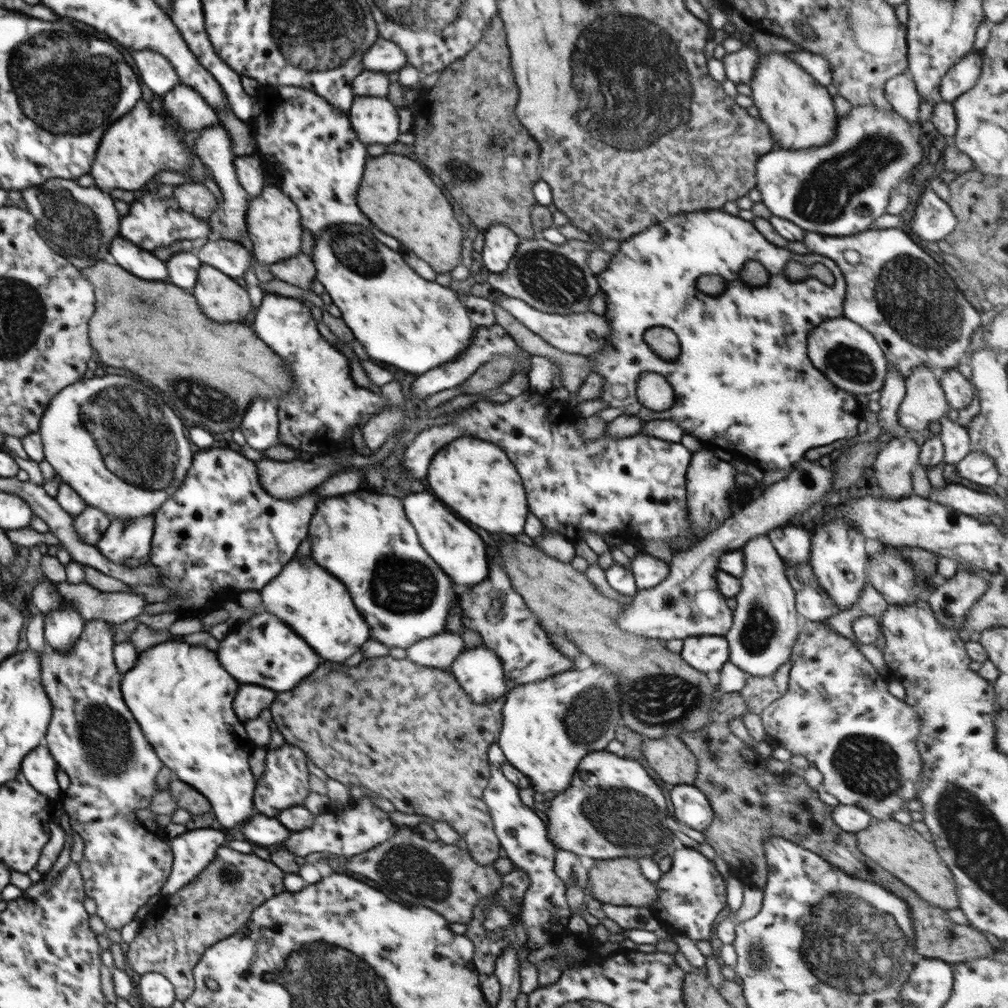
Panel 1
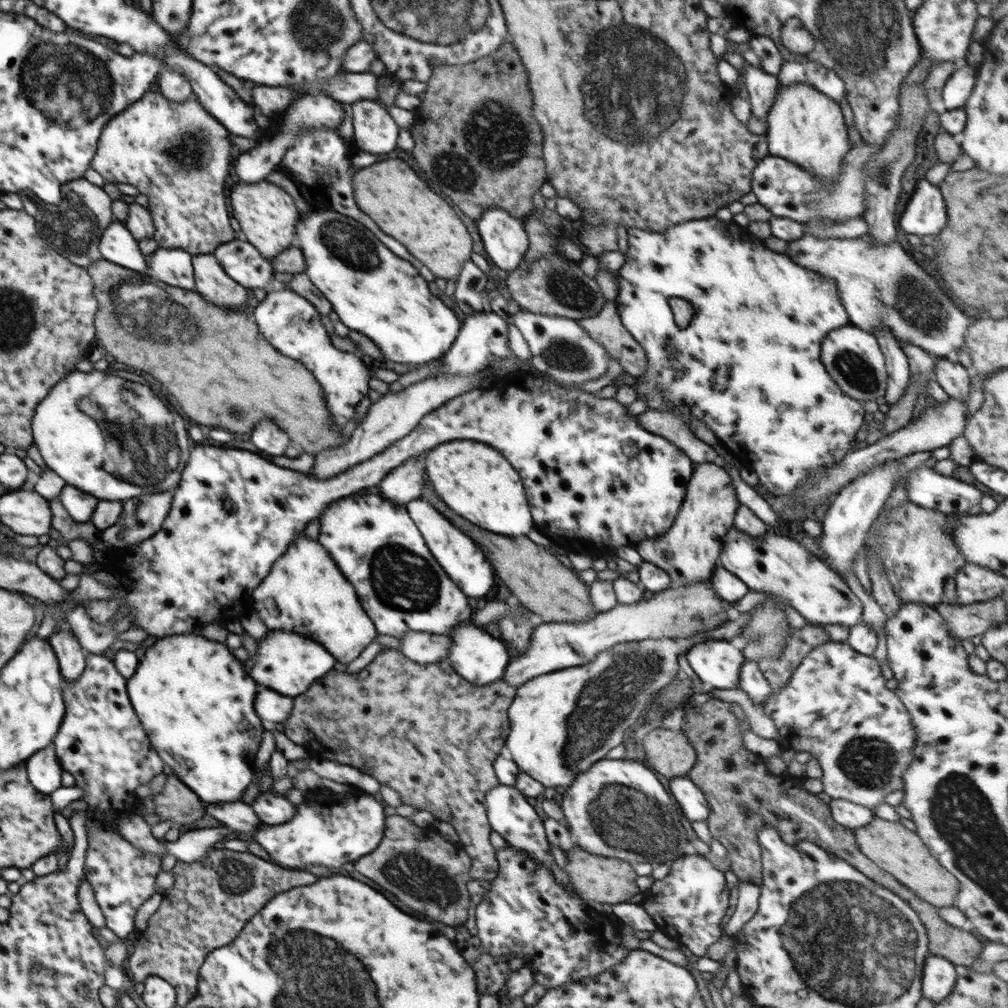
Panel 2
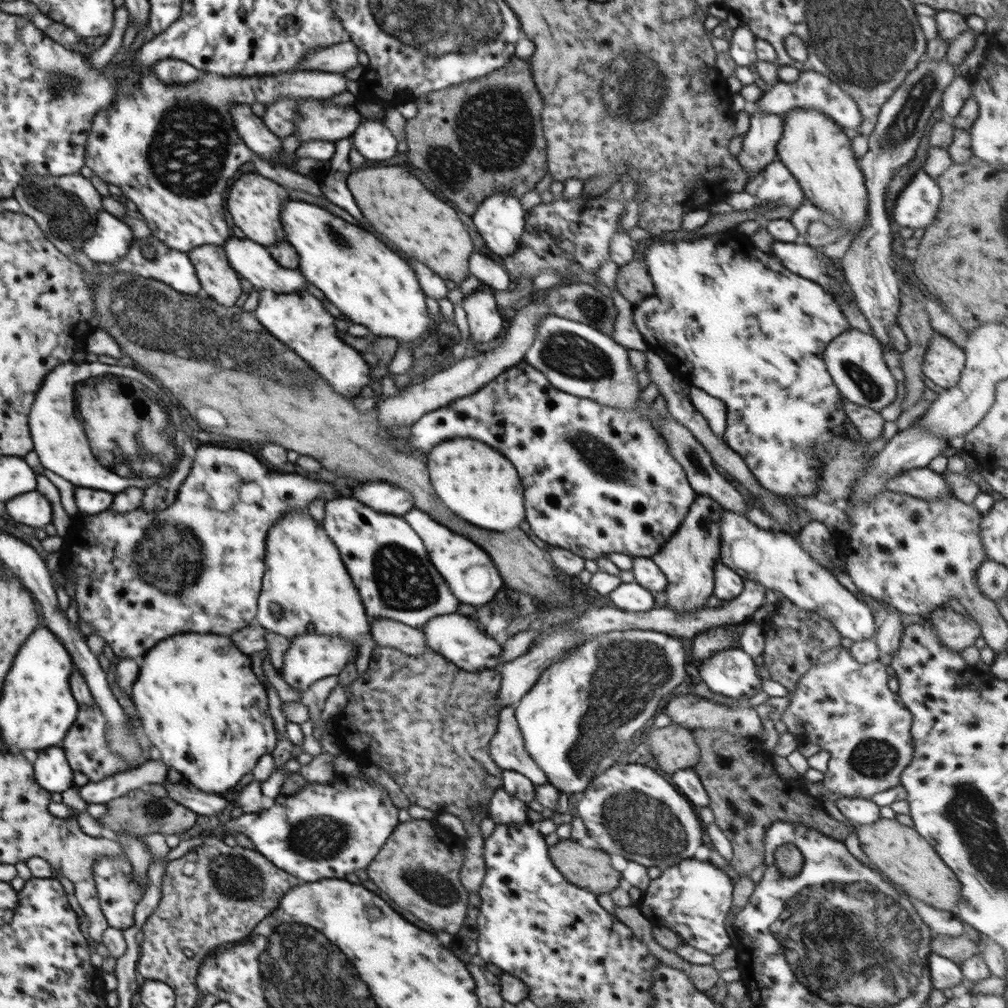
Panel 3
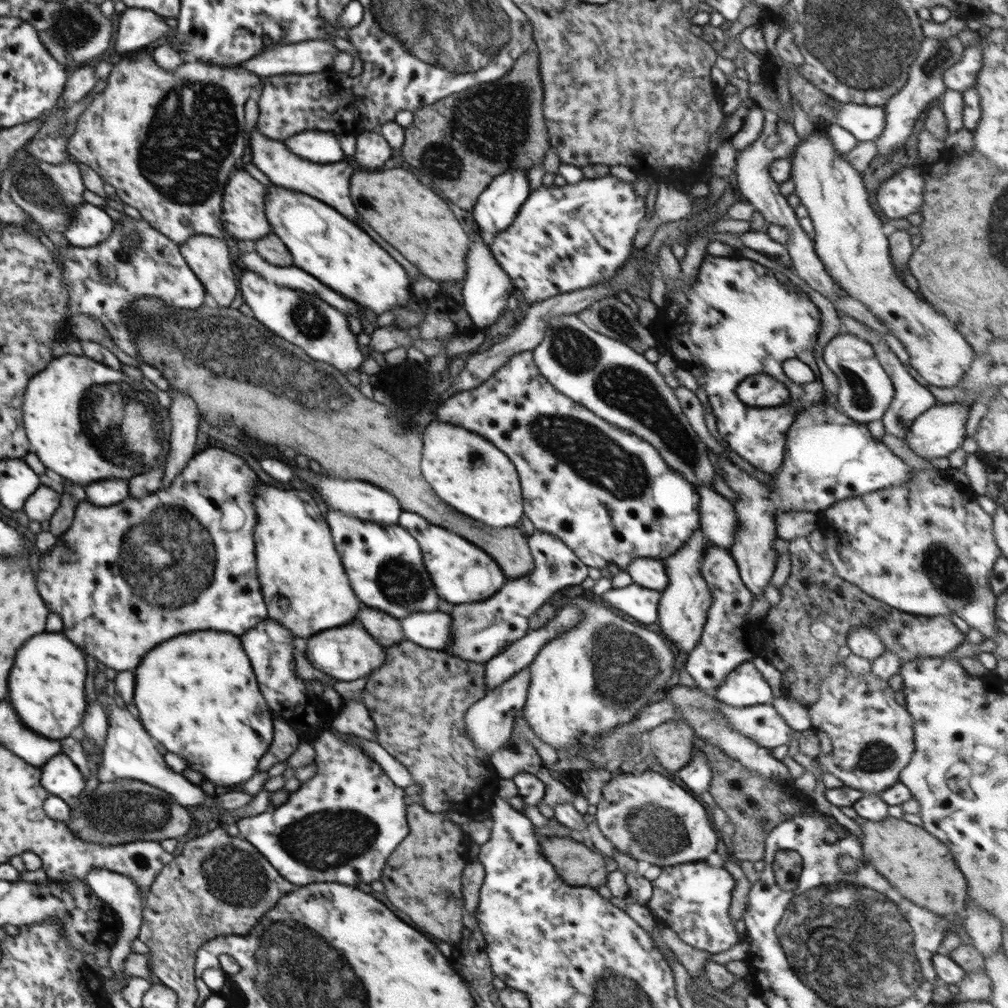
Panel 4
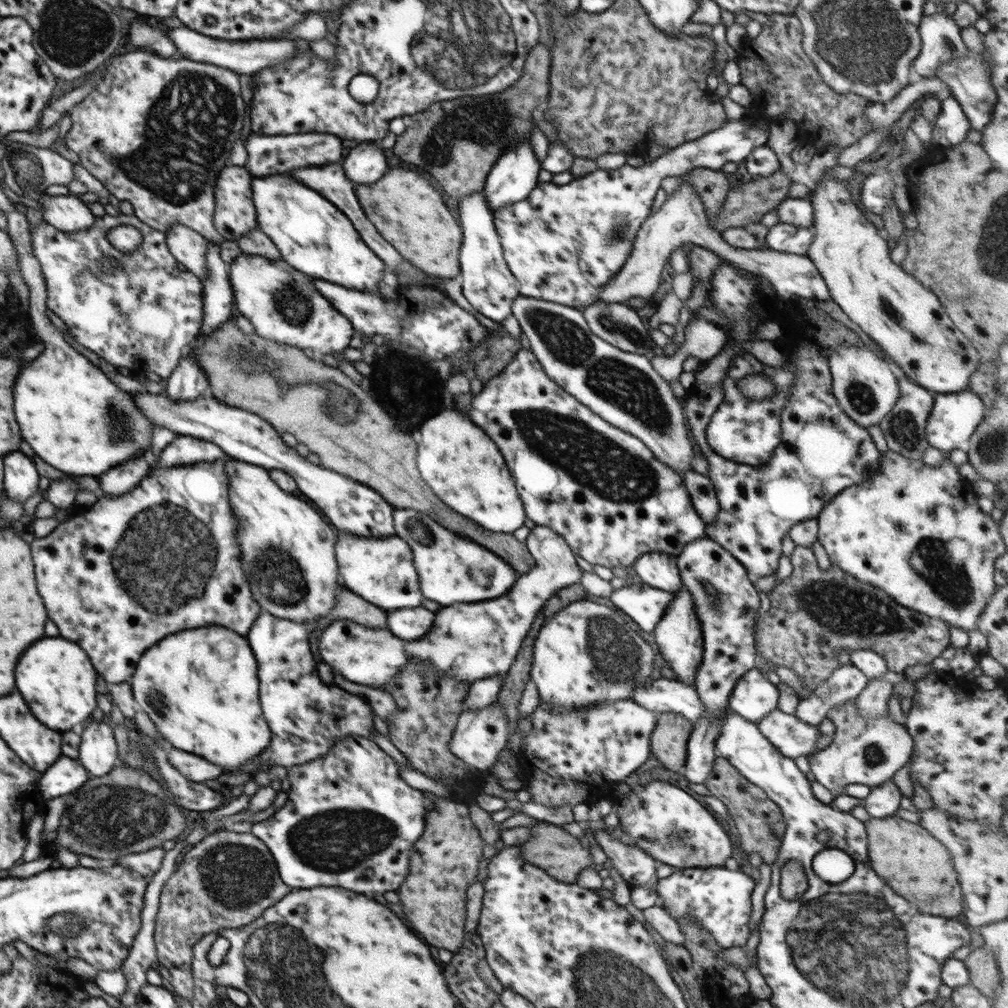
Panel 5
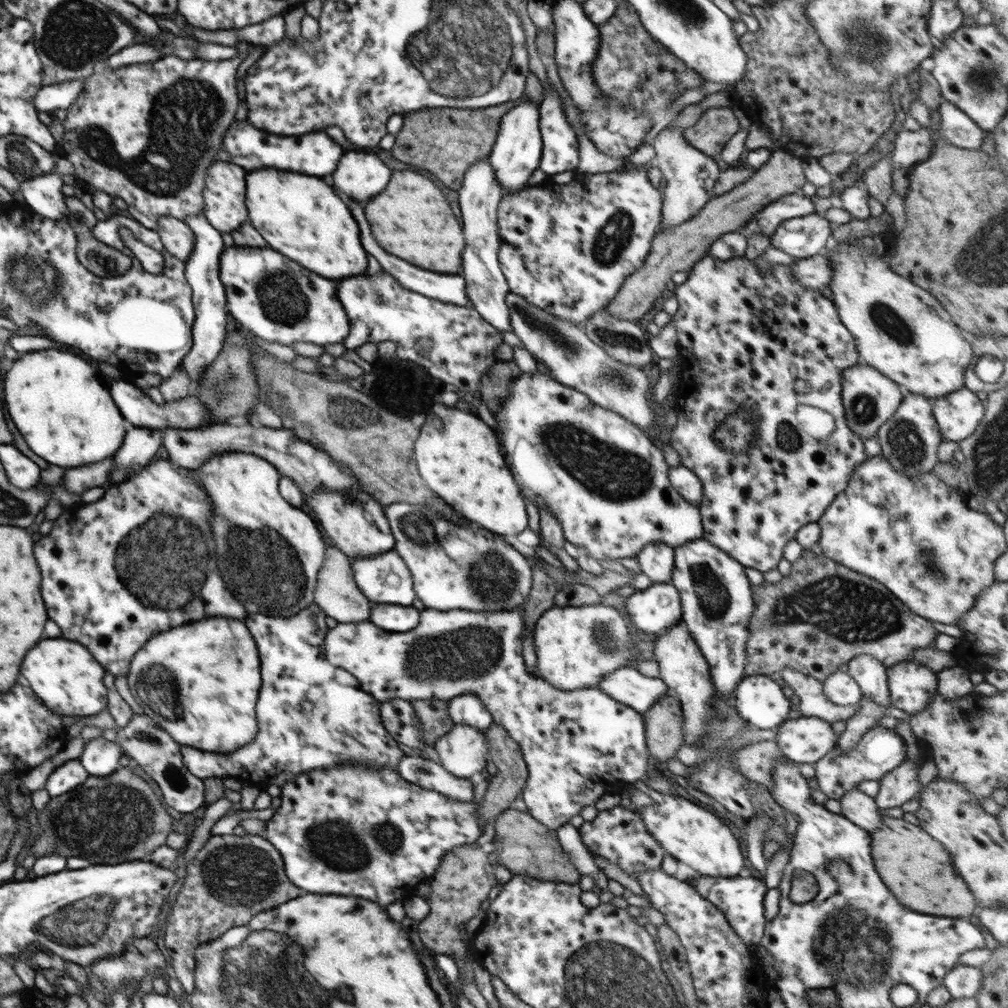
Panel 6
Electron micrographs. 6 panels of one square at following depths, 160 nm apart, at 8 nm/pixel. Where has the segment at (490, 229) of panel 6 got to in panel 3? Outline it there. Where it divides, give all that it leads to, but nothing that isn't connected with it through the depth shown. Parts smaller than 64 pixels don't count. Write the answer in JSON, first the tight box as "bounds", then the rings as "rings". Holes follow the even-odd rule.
{"bounds":[461,285,506,344],"rings":[[[486,285],[474,290],[461,305],[466,311],[473,344],[498,339],[506,331],[502,315],[496,308],[494,291]]]}

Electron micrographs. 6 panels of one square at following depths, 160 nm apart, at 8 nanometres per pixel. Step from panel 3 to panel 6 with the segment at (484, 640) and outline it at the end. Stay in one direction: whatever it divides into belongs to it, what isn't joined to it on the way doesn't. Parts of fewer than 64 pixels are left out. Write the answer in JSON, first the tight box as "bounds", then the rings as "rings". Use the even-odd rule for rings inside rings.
{"bounds":[369,603,419,632],"rings":[[[375,603],[371,606],[369,621],[388,632],[408,632],[418,626],[419,610],[410,606]]]}

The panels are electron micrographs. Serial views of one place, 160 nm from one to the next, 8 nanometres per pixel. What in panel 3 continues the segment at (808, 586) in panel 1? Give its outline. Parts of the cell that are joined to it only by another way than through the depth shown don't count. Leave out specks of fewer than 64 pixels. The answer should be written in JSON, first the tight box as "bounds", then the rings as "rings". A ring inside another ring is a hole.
{"bounds":[719,510,877,642],"rings":[[[724,510],[719,524],[720,560],[742,578],[759,582],[767,590],[780,592],[796,606],[814,611],[839,630],[842,638],[858,642],[877,632],[871,608],[838,582],[834,573],[801,548],[793,533],[760,529],[746,516]]]}

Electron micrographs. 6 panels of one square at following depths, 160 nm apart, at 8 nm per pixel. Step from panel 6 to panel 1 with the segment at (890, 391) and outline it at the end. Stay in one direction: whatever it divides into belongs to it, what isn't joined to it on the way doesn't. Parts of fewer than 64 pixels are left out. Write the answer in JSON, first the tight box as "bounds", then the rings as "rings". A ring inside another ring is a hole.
{"bounds":[808,317,887,395],"rings":[[[845,317],[826,319],[810,330],[808,356],[832,384],[852,394],[868,395],[884,386],[887,358],[872,334],[853,320]]]}

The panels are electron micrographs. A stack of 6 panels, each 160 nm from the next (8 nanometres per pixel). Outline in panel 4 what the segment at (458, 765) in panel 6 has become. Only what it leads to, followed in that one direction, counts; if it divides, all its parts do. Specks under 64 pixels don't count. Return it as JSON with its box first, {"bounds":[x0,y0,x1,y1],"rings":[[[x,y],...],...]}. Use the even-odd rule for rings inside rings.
{"bounds":[465,668,530,757],"rings":[[[521,668],[514,676],[506,679],[500,686],[488,690],[480,701],[475,702],[468,711],[465,712],[465,727],[469,731],[469,736],[473,743],[492,757],[492,753],[506,744],[513,732],[514,721],[517,715],[523,710],[527,701],[528,687],[530,684],[529,669]]]}

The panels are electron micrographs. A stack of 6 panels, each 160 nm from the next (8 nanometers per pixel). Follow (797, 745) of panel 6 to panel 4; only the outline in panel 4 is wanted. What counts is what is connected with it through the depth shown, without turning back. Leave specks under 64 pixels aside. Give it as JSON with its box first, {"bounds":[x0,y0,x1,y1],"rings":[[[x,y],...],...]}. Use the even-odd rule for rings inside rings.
{"bounds":[719,702,799,748],"rings":[[[719,702],[719,709],[733,729],[759,744],[760,748],[789,745],[799,735],[772,705],[736,708]]]}

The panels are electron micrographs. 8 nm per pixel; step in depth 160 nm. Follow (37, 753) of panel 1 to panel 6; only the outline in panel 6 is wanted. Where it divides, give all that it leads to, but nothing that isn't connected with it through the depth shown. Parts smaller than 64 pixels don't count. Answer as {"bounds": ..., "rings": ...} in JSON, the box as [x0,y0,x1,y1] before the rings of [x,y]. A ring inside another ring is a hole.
{"bounds":[44,759,89,797],"rings":[[[78,759],[58,766],[48,777],[44,790],[52,797],[69,792],[71,789],[82,785],[89,778]]]}

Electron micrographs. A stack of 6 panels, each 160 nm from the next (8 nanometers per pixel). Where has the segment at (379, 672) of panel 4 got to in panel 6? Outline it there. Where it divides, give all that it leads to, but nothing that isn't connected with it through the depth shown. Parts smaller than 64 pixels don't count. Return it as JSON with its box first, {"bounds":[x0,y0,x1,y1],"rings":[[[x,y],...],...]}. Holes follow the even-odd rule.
{"bounds":[410,698,455,749],"rings":[[[430,698],[410,702],[417,712],[419,729],[425,738],[427,748],[431,749],[436,740],[448,734],[455,725],[449,715],[449,701]]]}

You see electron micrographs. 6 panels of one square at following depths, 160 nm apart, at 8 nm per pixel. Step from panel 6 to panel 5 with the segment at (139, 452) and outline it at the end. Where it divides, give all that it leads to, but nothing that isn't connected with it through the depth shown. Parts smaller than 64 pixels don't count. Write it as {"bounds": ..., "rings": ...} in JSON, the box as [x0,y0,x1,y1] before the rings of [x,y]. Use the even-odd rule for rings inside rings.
{"bounds":[99,454,149,497],"rings":[[[144,454],[136,455],[120,466],[114,466],[99,478],[103,495],[115,497],[130,492],[149,473],[149,467],[149,460]]]}

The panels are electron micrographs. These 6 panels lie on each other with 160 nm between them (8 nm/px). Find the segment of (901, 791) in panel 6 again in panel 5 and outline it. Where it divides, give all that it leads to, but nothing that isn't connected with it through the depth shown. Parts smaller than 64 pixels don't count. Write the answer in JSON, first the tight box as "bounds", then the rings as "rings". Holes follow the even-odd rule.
{"bounds":[863,780,902,819],"rings":[[[890,780],[882,786],[874,787],[869,796],[863,800],[863,804],[872,819],[884,819],[896,814],[902,797],[898,786]]]}

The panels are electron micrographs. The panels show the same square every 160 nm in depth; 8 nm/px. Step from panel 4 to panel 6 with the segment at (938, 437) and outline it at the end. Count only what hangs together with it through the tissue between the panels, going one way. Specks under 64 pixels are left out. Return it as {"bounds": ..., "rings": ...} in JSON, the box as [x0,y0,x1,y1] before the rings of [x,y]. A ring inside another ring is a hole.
{"bounds":[932,387,985,442],"rings":[[[962,387],[936,399],[932,412],[943,440],[959,442],[974,434],[983,420],[985,407],[975,392]]]}

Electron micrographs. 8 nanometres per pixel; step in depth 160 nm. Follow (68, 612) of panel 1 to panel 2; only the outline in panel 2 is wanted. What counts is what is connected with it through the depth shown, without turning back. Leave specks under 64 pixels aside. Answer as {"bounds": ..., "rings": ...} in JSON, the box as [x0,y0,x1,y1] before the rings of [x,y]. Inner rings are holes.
{"bounds":[48,630,86,682],"rings":[[[71,630],[56,631],[48,639],[58,657],[63,680],[69,680],[69,682],[78,680],[85,669],[86,652],[73,632]]]}

